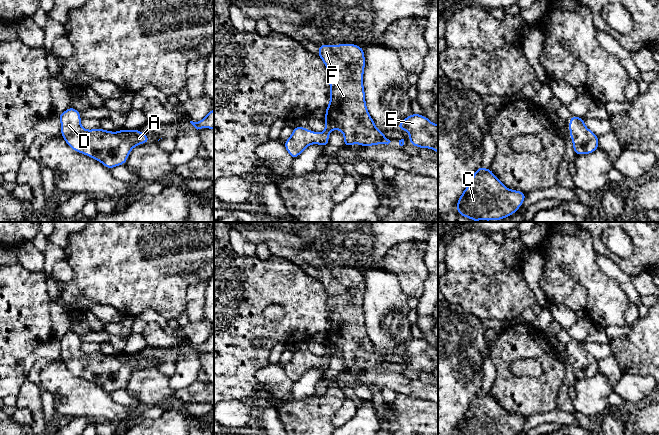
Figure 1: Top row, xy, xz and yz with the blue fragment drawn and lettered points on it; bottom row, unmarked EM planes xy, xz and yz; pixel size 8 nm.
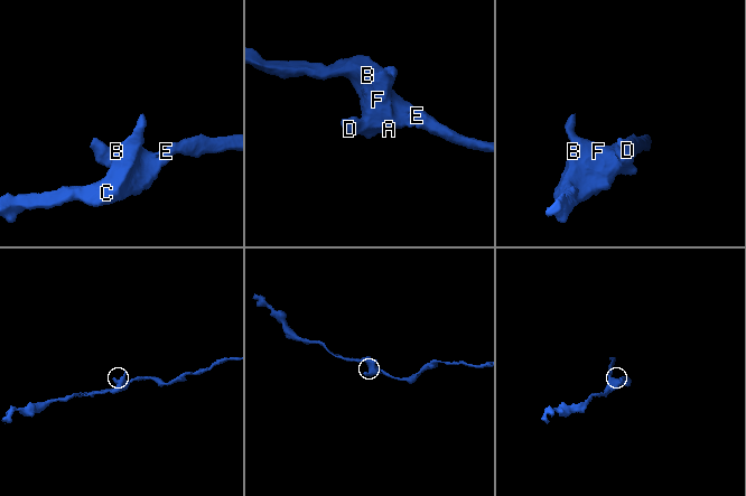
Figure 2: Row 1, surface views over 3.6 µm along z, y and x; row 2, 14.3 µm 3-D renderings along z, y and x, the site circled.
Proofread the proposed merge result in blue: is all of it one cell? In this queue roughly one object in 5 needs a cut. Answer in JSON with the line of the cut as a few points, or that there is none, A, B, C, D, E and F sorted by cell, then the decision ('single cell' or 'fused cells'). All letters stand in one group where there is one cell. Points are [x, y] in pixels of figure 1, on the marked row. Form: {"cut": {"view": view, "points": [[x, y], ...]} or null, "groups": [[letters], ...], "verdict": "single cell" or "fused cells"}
{"cut": null, "groups": [["A", "B", "C", "D", "E", "F"]], "verdict": "single cell"}

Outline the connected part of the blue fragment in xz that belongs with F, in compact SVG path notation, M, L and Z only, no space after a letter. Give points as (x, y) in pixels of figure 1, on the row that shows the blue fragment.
M355 44L319 45L318 57L325 64L328 75L327 80L330 84L330 102L326 107L325 130L323 133L310 131L302 126L293 128L291 136L283 143L288 154L297 158L310 144L320 144L323 148L329 144L328 136L332 130L338 129L344 135L343 146L349 147L352 144L359 144L364 147L378 144L389 144L384 133L375 126L370 116L363 86L363 74L365 68L364 48Z

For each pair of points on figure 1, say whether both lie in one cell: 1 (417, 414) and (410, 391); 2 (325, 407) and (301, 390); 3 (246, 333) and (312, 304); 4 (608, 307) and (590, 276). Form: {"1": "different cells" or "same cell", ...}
{"1": "different cells", "2": "different cells", "3": "same cell", "4": "same cell"}

